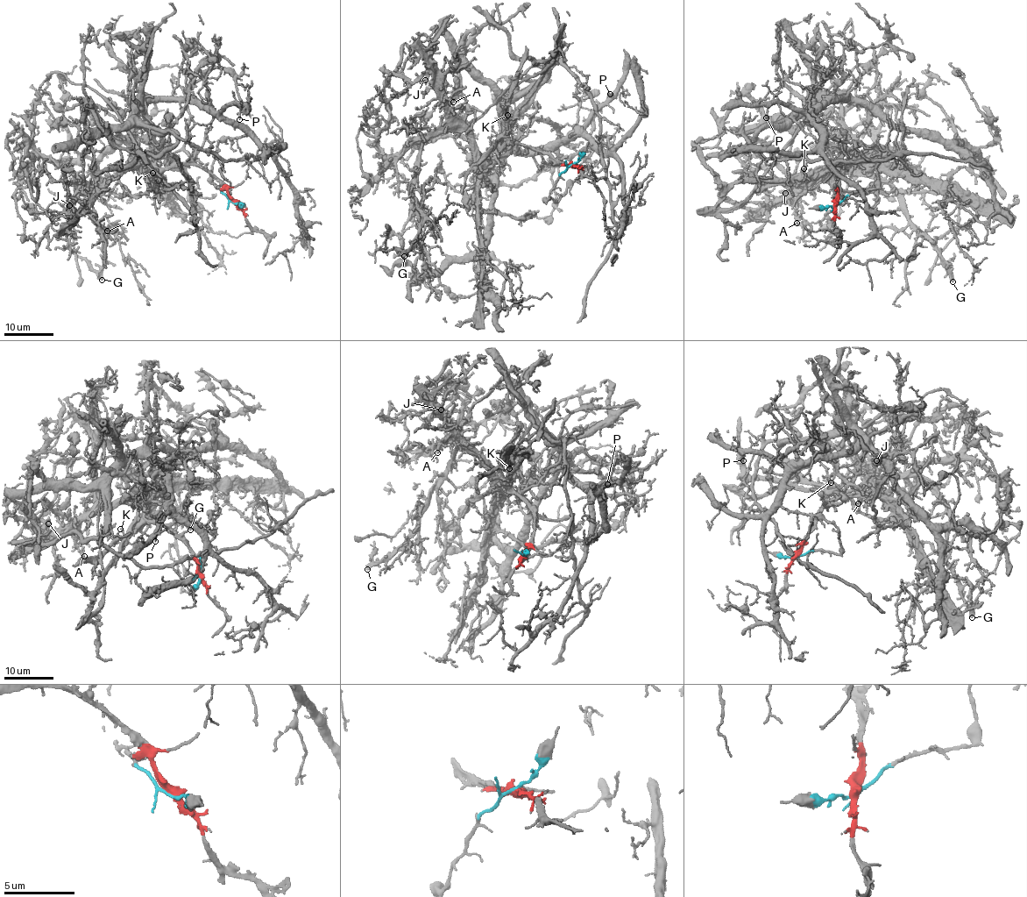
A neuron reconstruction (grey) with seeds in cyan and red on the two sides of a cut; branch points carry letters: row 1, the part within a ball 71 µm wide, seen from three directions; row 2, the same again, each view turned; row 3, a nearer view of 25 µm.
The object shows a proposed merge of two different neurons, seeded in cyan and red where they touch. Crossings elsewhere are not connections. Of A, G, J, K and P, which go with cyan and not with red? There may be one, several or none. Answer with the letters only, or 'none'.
P

